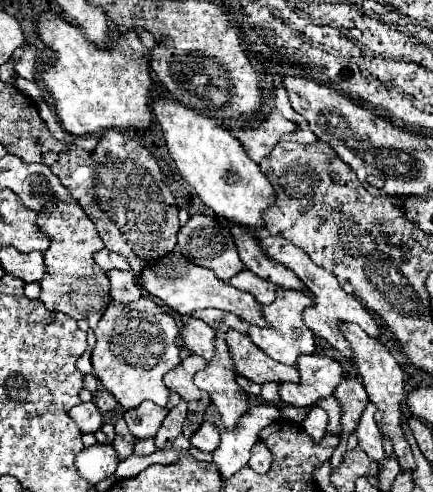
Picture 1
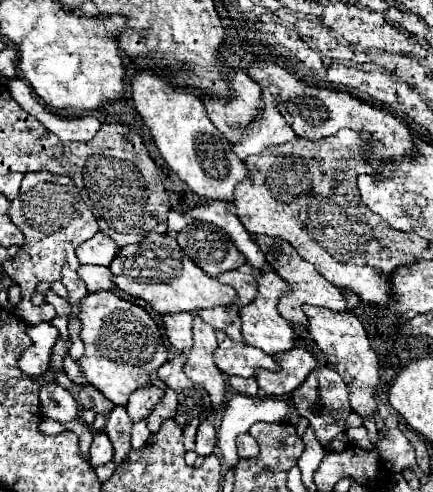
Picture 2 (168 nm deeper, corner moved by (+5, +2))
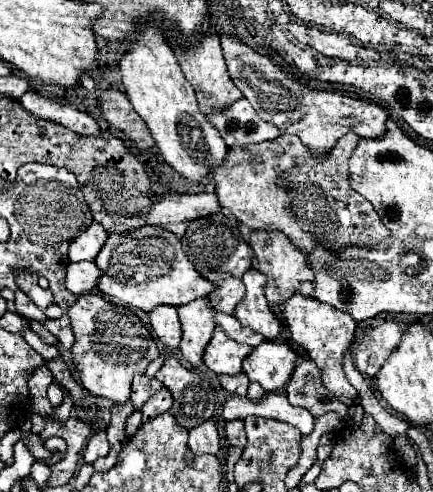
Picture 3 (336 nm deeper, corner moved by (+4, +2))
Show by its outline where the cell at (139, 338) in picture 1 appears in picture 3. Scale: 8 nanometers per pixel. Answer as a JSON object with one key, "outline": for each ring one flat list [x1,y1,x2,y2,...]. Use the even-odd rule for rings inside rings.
{"outline":[[83,294,75,300,75,304,67,310,67,316,71,320,71,328,75,334,75,344,71,348,71,362,73,368,83,384,85,390,89,390,95,396,103,396,113,400,115,404,127,402,131,396,131,378,137,372,145,372,147,364,153,362,159,356,157,344,151,338,149,330,145,328,145,324,137,318,135,312,131,312,127,306,119,306,109,302,107,298,99,296,99,294]]}

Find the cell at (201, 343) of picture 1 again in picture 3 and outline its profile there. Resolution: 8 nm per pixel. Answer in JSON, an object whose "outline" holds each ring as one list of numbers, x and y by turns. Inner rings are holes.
{"outline":[[157,306,149,312,149,322,151,328,155,330,157,338,169,346,169,348,177,348,181,342,181,324,179,324,179,316,177,316,177,308,175,306]]}

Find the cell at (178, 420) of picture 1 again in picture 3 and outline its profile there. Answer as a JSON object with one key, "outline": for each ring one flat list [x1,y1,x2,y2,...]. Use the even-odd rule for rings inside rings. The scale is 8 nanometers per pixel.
{"outline":[[161,388,157,390,149,400,147,404,141,406,141,414,143,414,143,422,149,422,153,418,157,418,161,412,167,412,173,404,173,396,167,388]]}

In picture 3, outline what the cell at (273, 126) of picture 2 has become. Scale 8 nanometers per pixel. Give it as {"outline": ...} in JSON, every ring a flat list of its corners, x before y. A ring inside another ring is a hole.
{"outline":[[245,98,233,102,229,108,225,108,225,112,211,112,209,122,219,130,227,146,257,144,279,136,275,126,259,120,257,112]]}

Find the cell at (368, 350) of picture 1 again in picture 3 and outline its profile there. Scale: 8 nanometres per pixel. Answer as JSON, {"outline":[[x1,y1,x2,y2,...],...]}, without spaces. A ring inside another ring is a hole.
{"outline":[[293,294,289,300,285,300,285,304,281,306,281,314,285,318,285,326,289,330,291,340,303,348,303,352,309,354,309,358,317,364,317,368,321,368,321,380,325,384,325,388,329,388,329,392,333,392,337,396,337,400,341,400,347,406,353,406,353,400,357,398,355,388,345,380,343,374,343,354,347,350,347,344,353,340,353,332,355,332,355,322,347,312,341,312,329,304,323,304,311,296,303,296,303,294]]}

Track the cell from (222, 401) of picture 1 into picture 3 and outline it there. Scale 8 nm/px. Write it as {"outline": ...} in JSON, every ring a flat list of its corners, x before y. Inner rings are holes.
{"outline":[[205,298,179,306,177,312,181,320,181,330,183,330,179,350,189,364,193,366,201,364,203,350,209,344,209,338,213,336,213,328,215,328,213,312]]}

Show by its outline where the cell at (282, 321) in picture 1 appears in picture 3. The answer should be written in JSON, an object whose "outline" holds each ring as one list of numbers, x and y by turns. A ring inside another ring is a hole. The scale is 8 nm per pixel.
{"outline":[[251,268,243,274,243,284,247,288,245,300,241,300,241,304,237,304,233,316,241,322,241,326,249,326,255,332,263,334,269,340,275,340,281,336,281,322,277,320,277,316,271,312,263,288,265,288,265,276]]}

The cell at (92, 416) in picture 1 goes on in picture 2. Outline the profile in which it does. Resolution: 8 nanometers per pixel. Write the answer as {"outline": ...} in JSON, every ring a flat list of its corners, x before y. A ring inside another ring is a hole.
{"outline":[[48,384,40,390,40,412,62,424,80,418,80,406,74,396,56,384]]}

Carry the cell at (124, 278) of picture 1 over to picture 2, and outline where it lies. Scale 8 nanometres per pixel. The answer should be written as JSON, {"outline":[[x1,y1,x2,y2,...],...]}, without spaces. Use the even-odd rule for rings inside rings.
{"outline":[[80,266,78,274,86,282,88,292,100,292,100,290,114,290,116,288,112,284,112,272,106,266]]}

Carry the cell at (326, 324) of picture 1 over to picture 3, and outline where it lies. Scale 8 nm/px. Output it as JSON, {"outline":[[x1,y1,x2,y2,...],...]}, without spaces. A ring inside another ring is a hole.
{"outline":[[261,228,261,230,253,230,249,244,255,252,255,258,259,262,257,270,263,272,267,276,267,284,265,284,265,296,267,302,273,306,281,306,291,294,301,292,303,296,311,296,315,284,311,282,313,272,307,268,305,262,305,254,299,252,297,248,293,248,293,244,289,242,289,238,283,236,283,232,273,230,273,228]]}

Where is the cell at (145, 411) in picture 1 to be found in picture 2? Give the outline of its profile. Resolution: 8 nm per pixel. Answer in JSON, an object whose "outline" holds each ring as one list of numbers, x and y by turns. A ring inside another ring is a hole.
{"outline":[[148,386,148,388,140,388,136,392,132,392,130,400,128,400,128,416,136,422,136,420,146,420,148,414,156,408,156,404,162,400,164,392]]}

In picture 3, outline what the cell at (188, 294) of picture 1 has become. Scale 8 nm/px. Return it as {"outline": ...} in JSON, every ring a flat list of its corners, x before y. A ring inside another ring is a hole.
{"outline":[[145,224,133,232,109,234,107,242,97,254,95,264,101,268,97,290,103,296,127,306,141,308,145,312,161,304,183,306,195,298,207,298,207,294,215,288,187,260,179,238,159,226]]}

